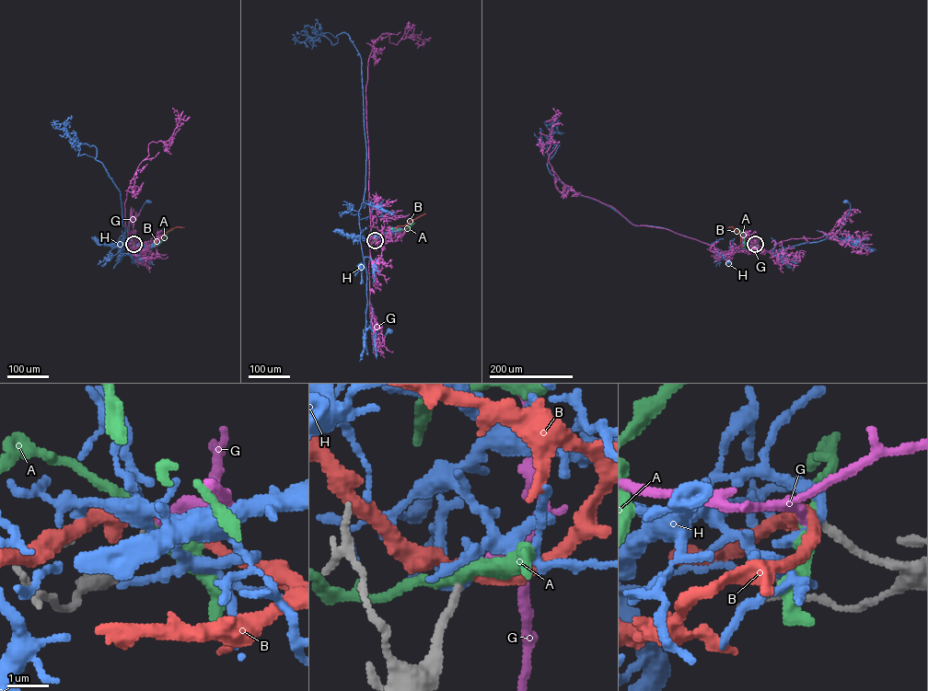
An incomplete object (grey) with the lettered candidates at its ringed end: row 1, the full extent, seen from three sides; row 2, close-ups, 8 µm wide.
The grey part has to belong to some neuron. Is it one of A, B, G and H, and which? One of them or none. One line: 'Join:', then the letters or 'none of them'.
Join: G

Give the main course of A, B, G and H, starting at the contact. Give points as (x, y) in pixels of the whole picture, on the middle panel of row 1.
A: (375, 240), (373, 238), (376, 235), (405, 229), (414, 223)
B: (375, 240), (425, 213)
G: (375, 240), (369, 205), (368, 60), (383, 34), (396, 44), (411, 36), (421, 39), (413, 39)
H: (375, 240), (359, 236), (366, 272), (365, 321), (370, 330), (376, 329), (384, 335), (388, 330)

